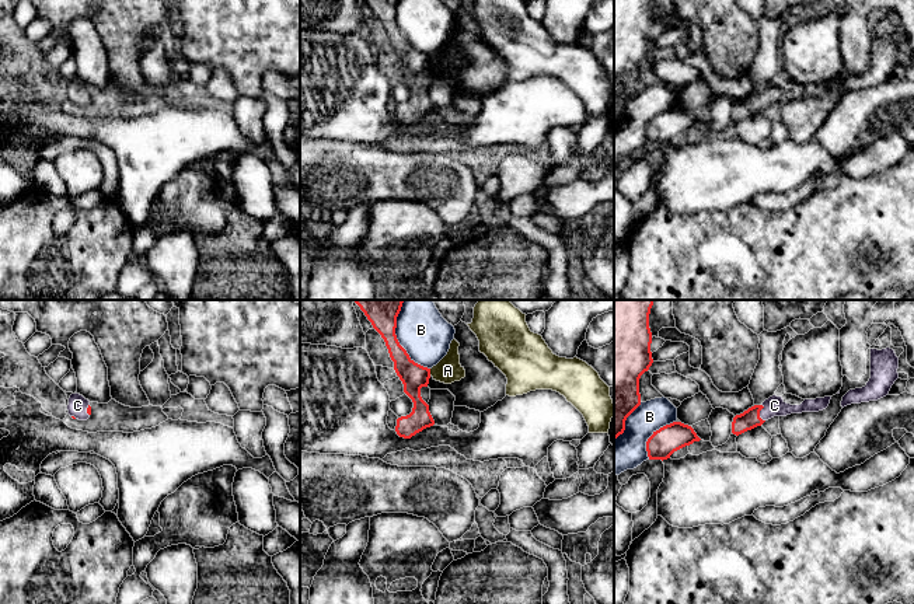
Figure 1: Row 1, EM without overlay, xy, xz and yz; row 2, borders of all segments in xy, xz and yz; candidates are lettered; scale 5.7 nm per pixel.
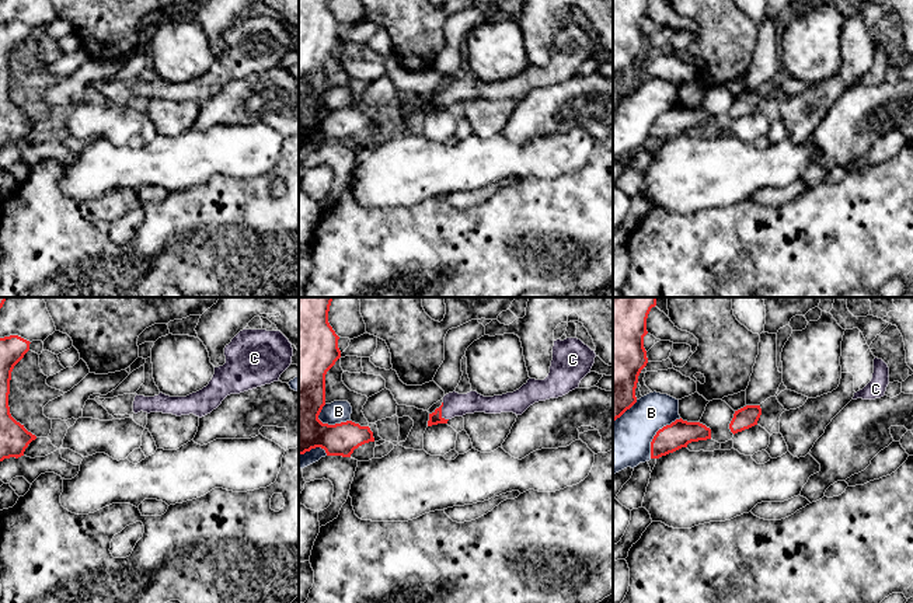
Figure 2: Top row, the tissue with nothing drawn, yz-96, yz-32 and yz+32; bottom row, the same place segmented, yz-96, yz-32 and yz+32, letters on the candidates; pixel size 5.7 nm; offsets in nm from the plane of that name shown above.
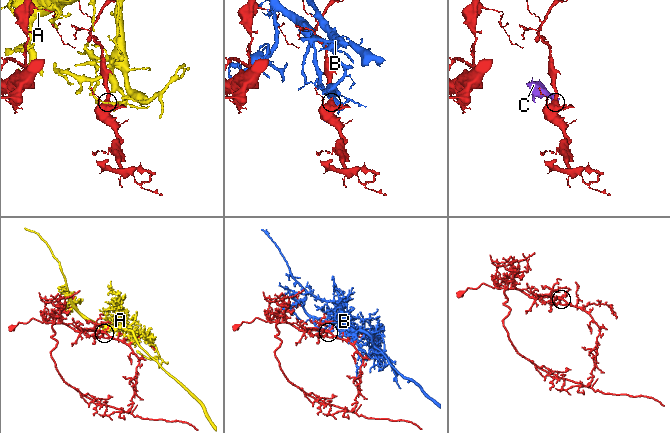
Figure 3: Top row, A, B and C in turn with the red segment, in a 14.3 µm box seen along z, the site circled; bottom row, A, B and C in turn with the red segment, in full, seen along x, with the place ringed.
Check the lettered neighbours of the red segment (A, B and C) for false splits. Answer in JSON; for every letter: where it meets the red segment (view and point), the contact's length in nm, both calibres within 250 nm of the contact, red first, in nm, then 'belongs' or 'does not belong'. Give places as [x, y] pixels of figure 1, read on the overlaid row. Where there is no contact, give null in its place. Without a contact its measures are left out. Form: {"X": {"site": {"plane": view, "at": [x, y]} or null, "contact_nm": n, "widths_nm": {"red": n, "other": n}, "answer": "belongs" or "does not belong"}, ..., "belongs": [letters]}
{"A": {"site": {"plane": "xz", "at": [429, 372]}, "contact_nm": 40, "widths_nm": {"red": 150, "other": 150}, "answer": "does not belong"}, "B": {"site": {"plane": "xz", "at": [396, 338]}, "contact_nm": 420, "widths_nm": {"red": 240, "other": 280}, "answer": "does not belong"}, "C": {"site": {"plane": "yz", "at": [759, 412]}, "contact_nm": 110, "widths_nm": {"red": 110, "other": 110}, "answer": "belongs"}, "belongs": ["C"]}

